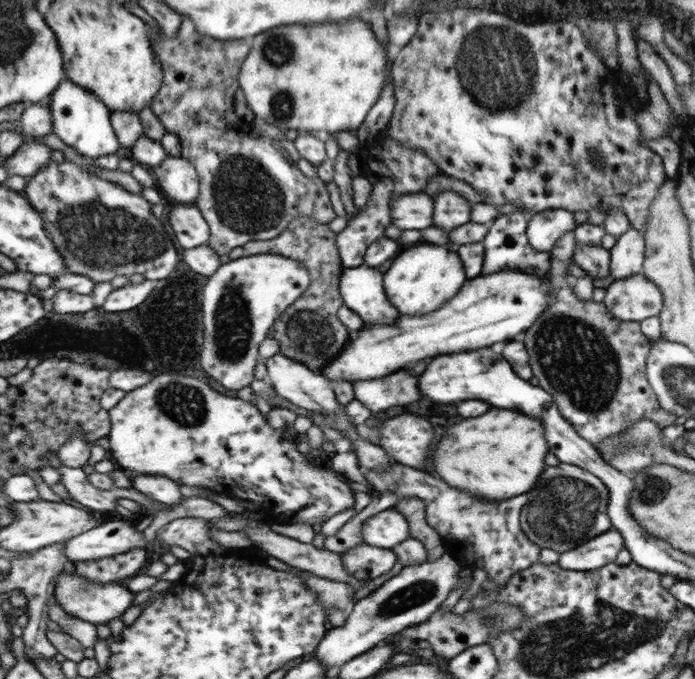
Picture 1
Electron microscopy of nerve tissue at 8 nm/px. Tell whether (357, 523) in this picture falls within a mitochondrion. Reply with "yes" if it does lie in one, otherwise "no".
no

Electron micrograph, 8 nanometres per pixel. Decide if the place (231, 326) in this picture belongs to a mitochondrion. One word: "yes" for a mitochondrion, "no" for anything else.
yes

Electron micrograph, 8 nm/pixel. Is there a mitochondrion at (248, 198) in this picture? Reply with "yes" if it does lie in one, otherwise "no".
yes

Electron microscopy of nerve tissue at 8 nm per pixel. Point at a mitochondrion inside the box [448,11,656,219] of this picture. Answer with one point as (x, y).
(496, 65)

